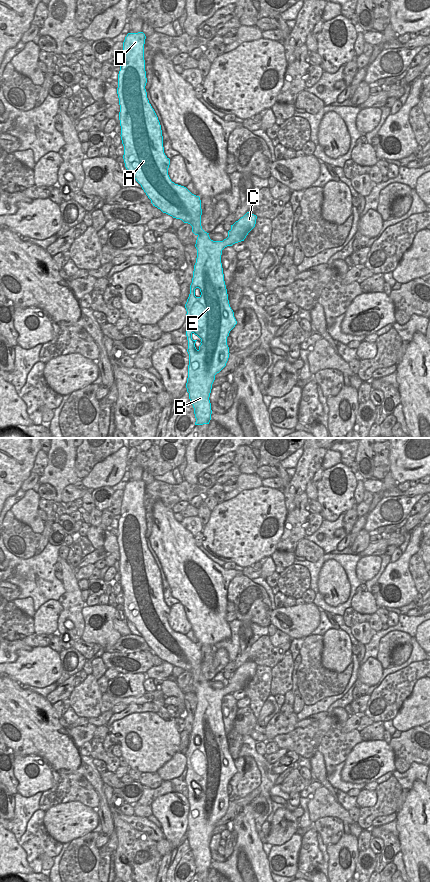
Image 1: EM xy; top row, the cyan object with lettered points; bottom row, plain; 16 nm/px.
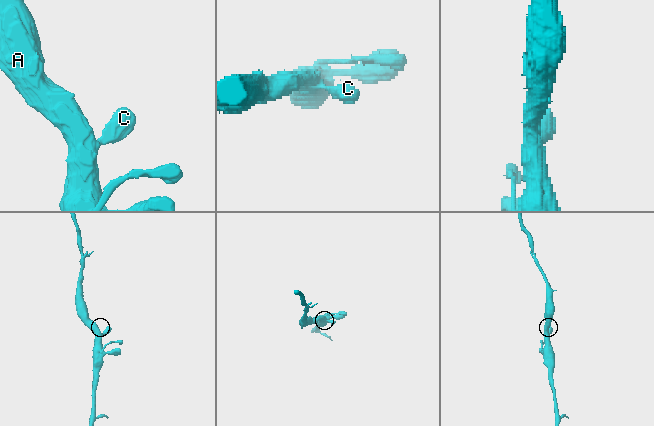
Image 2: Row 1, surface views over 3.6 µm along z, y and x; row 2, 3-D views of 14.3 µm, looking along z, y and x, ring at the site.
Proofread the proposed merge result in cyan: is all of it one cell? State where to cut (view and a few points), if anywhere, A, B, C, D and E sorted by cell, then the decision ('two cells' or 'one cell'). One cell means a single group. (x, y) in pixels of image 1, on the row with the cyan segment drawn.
no cut | A B C D E | one cell

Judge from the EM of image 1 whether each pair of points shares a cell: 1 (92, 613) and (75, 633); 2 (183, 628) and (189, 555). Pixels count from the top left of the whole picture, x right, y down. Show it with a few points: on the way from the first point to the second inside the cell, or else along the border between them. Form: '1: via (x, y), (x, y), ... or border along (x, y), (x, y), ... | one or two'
1: border along (85, 604), (82, 609), (84, 631), (80, 638) | two
2: border along (180, 602), (192, 629) | two

